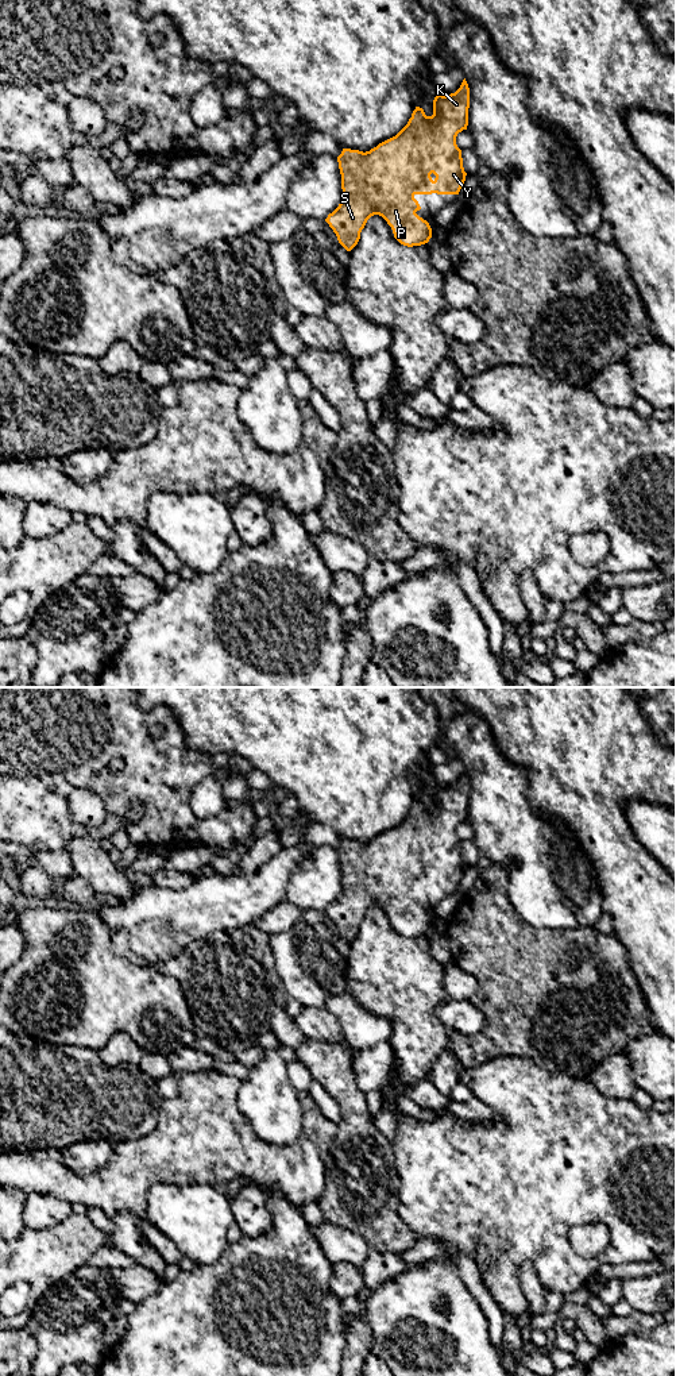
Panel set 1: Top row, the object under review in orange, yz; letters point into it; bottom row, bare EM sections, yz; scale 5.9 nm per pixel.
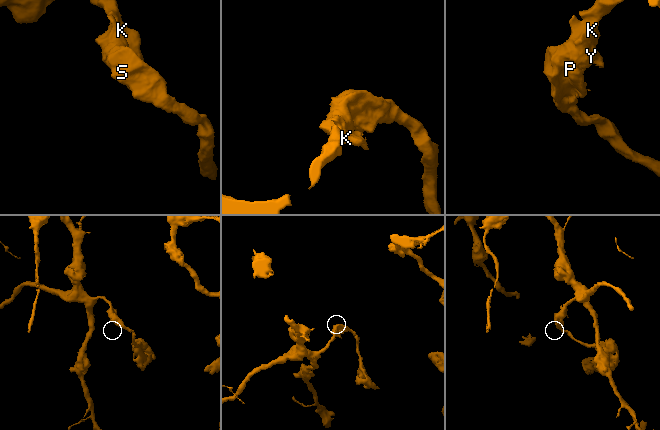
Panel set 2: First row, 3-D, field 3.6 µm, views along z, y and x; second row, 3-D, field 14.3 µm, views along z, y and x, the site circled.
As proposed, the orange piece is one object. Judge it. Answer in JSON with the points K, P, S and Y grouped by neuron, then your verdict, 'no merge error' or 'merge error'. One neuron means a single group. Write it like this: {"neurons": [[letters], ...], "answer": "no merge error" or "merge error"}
{"neurons": [["K", "P", "S", "Y"]], "answer": "no merge error"}

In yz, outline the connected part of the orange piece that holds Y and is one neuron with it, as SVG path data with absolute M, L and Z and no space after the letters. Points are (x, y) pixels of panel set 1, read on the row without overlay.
M464 770L455 785L436 786L432 808L426 808L422 799L416 798L407 816L395 828L370 843L343 840L337 848L343 887L339 898L328 906L325 913L347 943L358 936L362 921L374 906L379 906L387 913L394 929L403 937L413 938L429 933L432 920L416 905L421 898L414 887L459 886L467 864L456 828L467 821L468 799L470 779Z

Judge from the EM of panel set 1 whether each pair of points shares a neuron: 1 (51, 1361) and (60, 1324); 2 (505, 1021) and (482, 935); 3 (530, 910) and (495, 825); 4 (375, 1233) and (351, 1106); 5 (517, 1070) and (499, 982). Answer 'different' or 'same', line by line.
1: same
2: same
3: same
4: same
5: different

